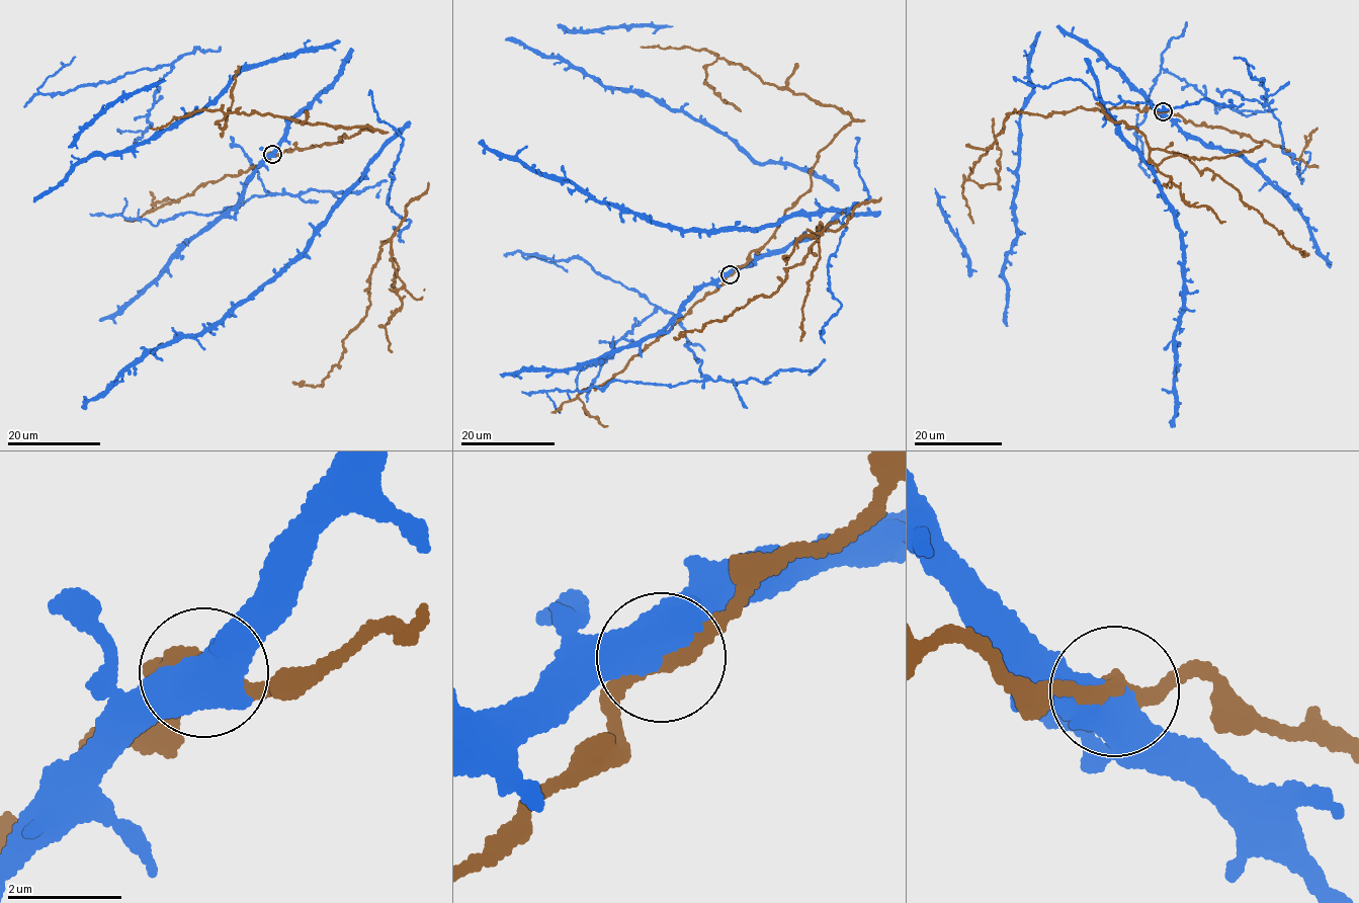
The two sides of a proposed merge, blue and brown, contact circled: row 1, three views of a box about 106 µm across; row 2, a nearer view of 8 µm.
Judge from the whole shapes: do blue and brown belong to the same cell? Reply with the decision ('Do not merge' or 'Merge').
Merge

